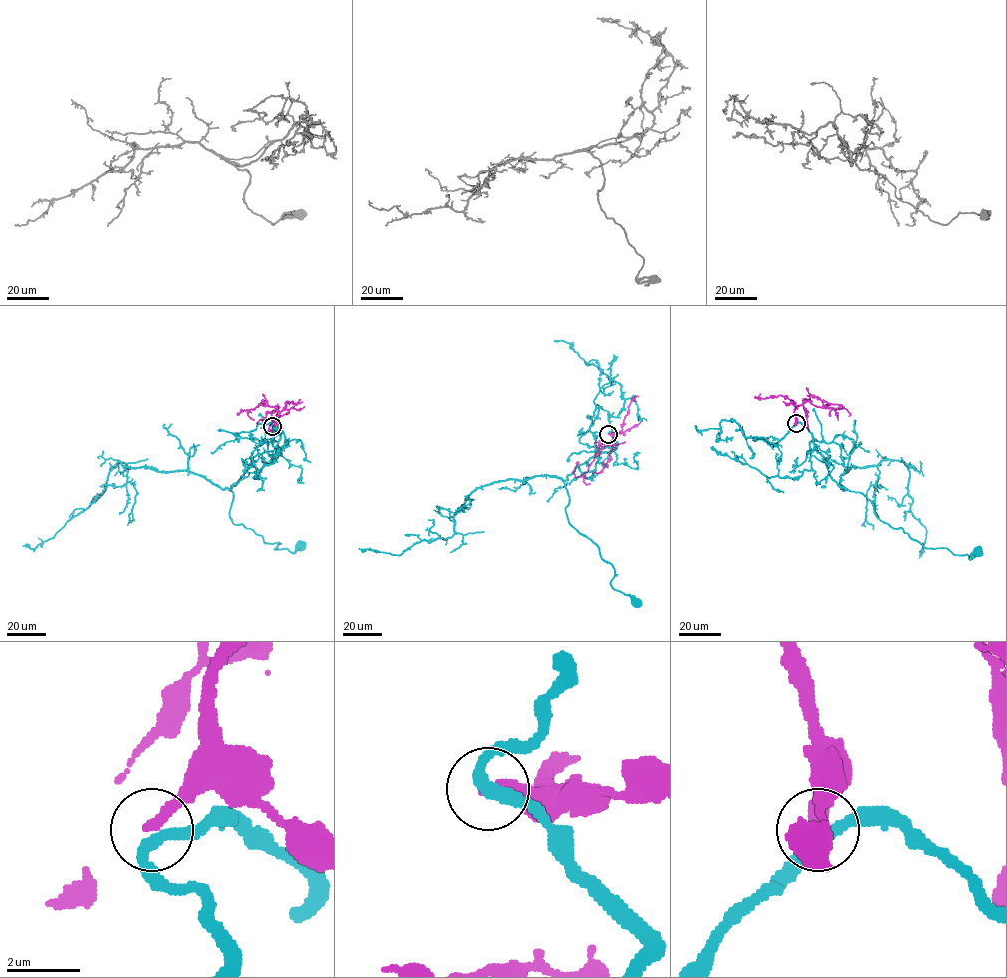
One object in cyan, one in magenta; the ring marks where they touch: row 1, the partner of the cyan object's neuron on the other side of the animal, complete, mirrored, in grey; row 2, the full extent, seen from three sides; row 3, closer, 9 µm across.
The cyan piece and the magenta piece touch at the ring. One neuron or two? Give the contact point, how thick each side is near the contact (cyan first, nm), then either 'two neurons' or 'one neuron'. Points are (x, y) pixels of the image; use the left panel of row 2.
place (272, 426); calibres 300 and 300 nm; two neurons

